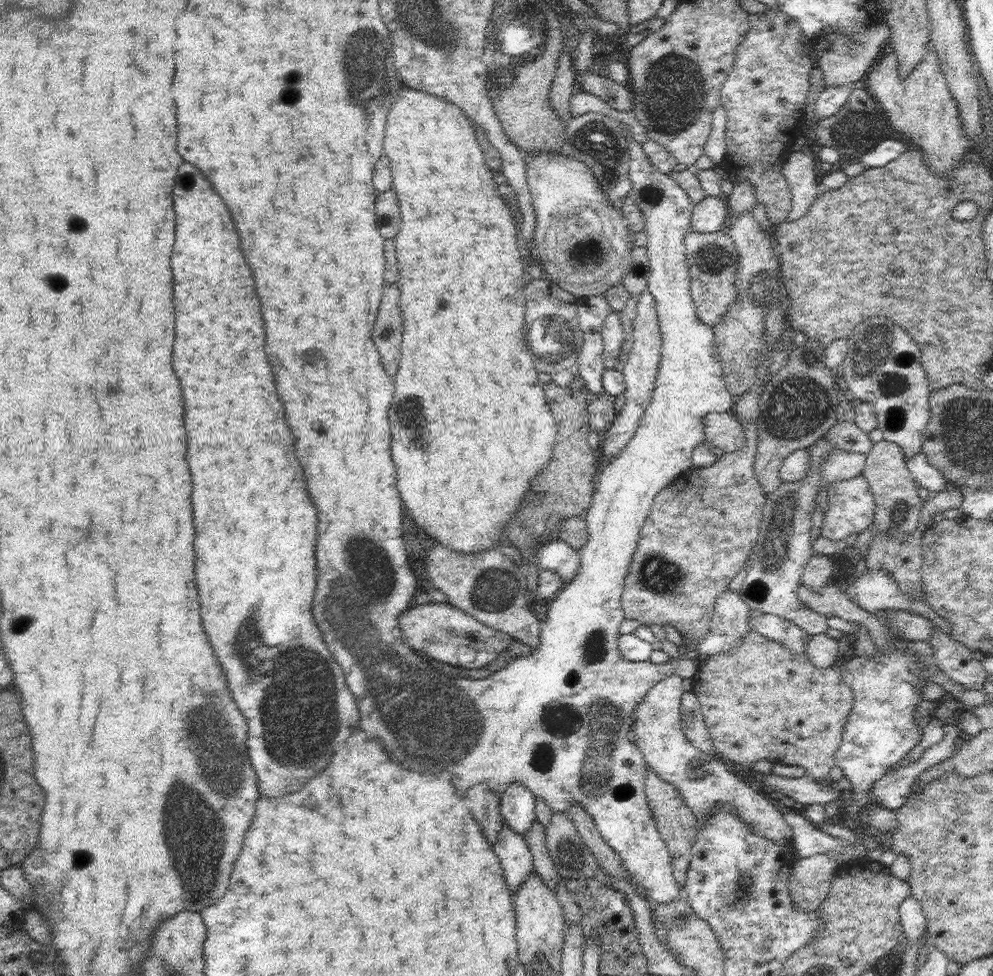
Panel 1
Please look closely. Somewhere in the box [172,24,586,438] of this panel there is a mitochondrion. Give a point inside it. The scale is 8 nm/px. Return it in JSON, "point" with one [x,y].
{"point":[366,48]}

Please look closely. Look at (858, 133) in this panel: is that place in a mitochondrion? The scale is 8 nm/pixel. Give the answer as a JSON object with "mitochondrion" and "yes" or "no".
{"mitochondrion":"yes"}

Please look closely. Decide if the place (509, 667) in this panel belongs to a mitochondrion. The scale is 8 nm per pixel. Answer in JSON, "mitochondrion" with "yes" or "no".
{"mitochondrion":"no"}

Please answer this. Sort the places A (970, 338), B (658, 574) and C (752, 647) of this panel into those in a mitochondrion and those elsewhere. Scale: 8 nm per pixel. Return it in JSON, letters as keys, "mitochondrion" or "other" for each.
{"A":"other","B":"mitochondrion","C":"other"}

